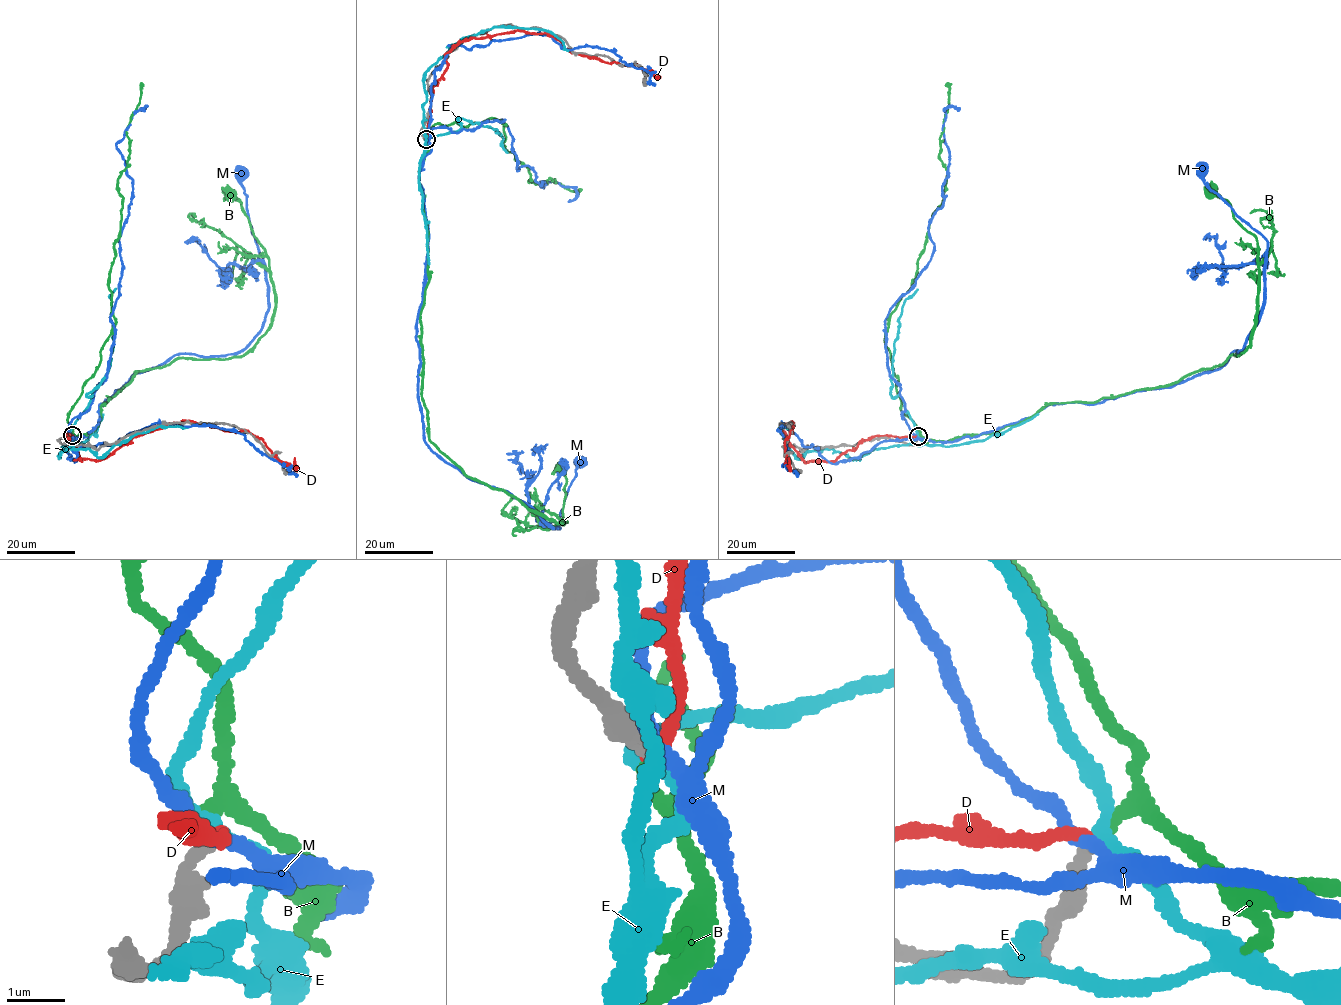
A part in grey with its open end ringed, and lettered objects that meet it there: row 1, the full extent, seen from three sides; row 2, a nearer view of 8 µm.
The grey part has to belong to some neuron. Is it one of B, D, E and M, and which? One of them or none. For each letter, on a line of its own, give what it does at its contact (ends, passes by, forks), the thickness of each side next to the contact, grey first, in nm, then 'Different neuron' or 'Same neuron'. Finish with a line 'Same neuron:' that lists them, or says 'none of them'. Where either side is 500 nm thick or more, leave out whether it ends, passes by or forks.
B: It ends there. Thickness 280 nm (grey) against 240 nm. Same neuron
D: It ends there. Thickness 280 nm (grey) against 200 nm. Different neuron
E: It passes by. Thickness 280 nm (grey) against 220 nm. Different neuron
M: It passes by. Thickness 280 nm (grey) against 220 nm. Different neuron
Same neuron: B

